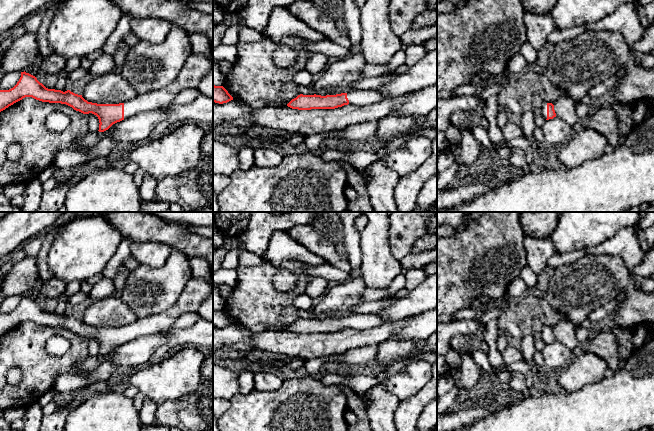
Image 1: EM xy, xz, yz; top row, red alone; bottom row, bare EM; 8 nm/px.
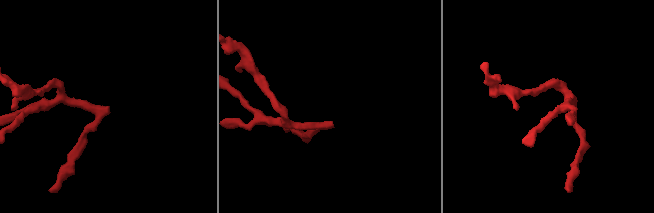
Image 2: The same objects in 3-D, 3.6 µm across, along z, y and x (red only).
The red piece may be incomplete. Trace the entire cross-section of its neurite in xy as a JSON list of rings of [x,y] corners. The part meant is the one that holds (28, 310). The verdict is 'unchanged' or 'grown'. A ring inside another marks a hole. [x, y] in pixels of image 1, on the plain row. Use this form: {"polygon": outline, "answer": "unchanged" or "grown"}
{"polygon": [[[192,277],[171,308],[119,328],[92,327],[70,314],[63,316],[48,313],[35,300],[24,295],[13,312],[0,314],[0,336],[25,321],[32,321],[42,326],[66,328],[83,338],[92,337],[99,343],[98,355],[104,356],[113,348],[131,340],[172,328],[175,321],[184,313],[197,312],[203,300],[211,293],[212,284],[204,279]]], "answer": "grown"}

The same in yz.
{"polygon": [[[544,327],[540,334],[541,339],[545,342],[545,344],[553,343],[556,341],[554,329],[552,327]]], "answer": "grown"}

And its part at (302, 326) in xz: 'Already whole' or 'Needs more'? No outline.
Needs more

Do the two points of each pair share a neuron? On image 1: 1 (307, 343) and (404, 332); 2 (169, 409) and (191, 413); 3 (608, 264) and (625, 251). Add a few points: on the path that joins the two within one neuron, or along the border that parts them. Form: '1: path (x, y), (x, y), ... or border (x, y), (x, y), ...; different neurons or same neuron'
1: path (331, 343), (380, 333); same neuron
2: path (174, 413), (186, 413); same neuron
3: border (594, 254), (617, 255), (632, 274); different neurons

